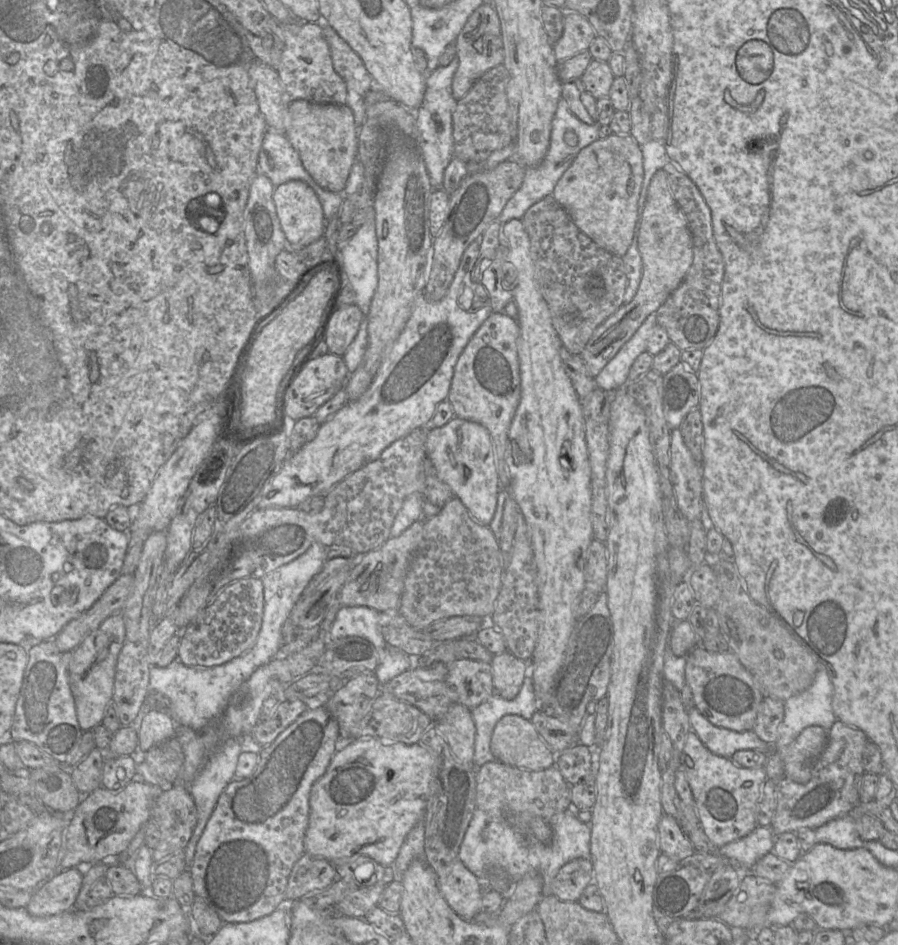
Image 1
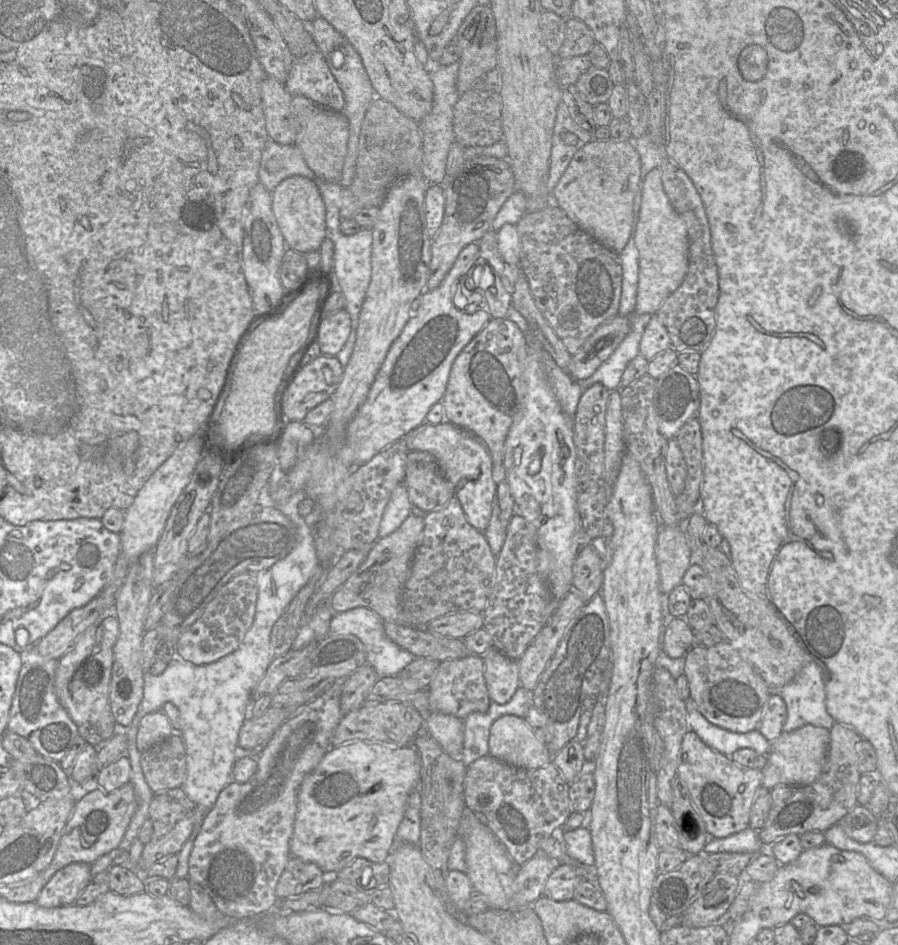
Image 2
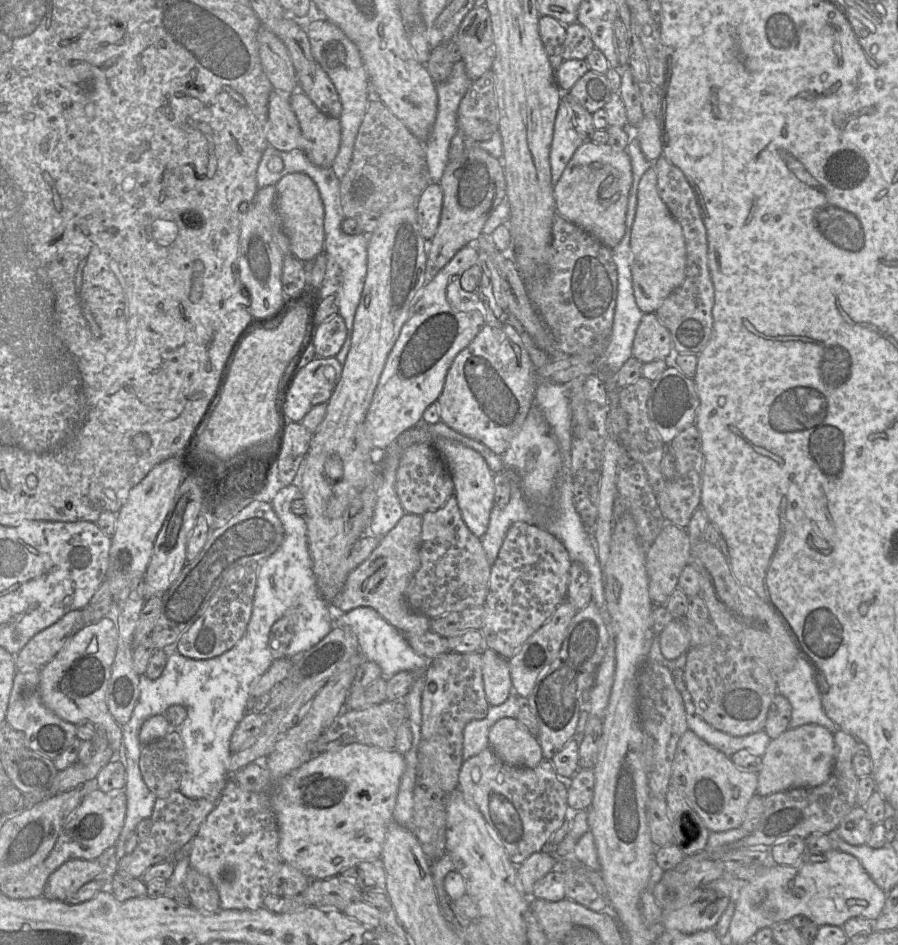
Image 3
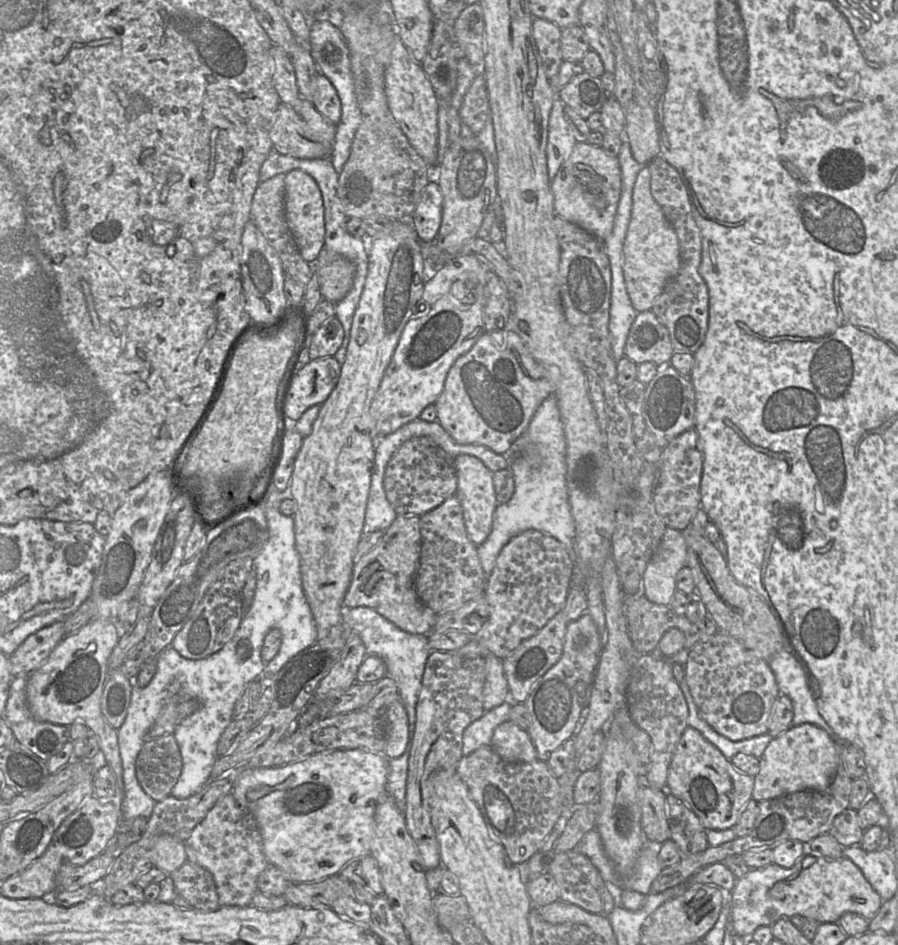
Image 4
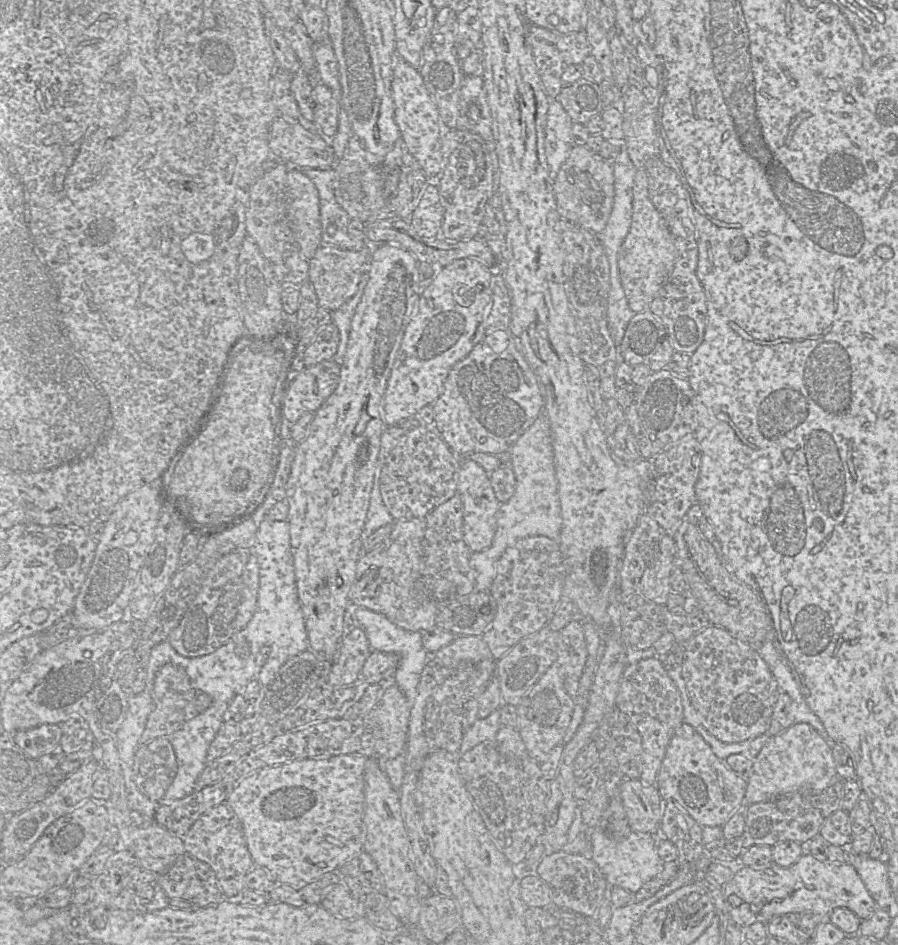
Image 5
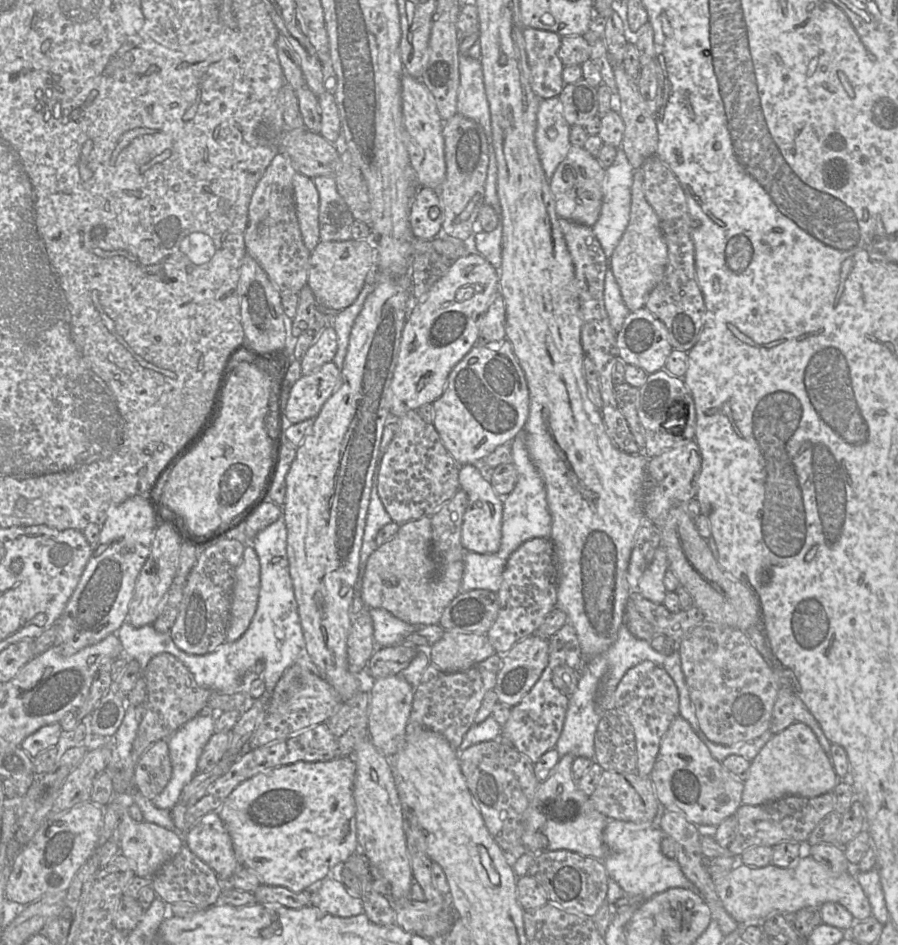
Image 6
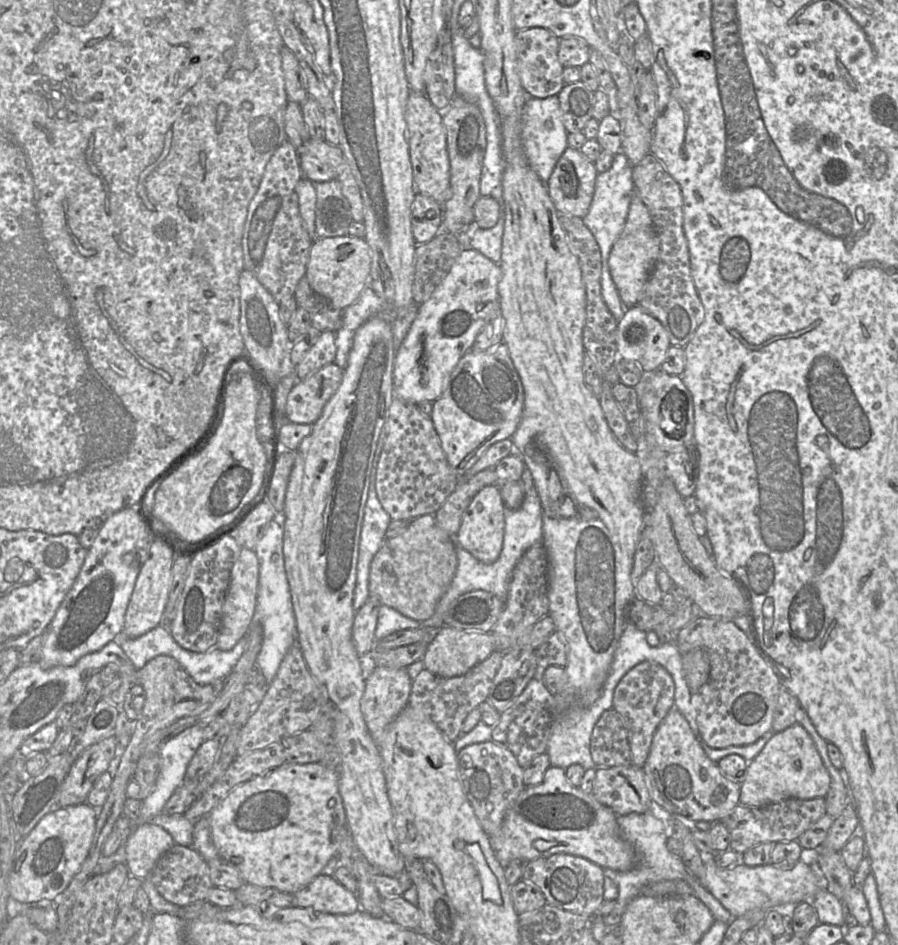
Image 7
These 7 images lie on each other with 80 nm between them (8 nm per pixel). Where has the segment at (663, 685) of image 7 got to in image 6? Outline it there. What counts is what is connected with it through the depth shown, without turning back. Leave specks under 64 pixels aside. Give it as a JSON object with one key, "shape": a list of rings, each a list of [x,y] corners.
{"shape":[[[644,661],[629,669],[614,693],[615,708],[624,713],[634,729],[637,751],[637,773],[649,777],[660,743],[672,721],[680,715],[679,694],[673,679],[651,661]]]}

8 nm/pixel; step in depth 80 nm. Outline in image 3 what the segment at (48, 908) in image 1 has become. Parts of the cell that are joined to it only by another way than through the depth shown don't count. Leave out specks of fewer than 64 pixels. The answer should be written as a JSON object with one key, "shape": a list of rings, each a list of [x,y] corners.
{"shape":[[[71,859],[52,873],[42,896],[65,902],[86,883],[104,877],[104,872],[105,868],[96,859]]]}

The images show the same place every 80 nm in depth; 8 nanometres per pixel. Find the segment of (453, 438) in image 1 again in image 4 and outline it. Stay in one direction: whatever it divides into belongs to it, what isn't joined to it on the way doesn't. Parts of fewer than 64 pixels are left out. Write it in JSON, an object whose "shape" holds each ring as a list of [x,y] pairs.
{"shape":[[[461,454],[454,458],[457,473],[456,496],[459,499],[463,512],[463,519],[470,540],[479,546],[489,536],[495,509],[498,505],[493,484],[493,473],[478,458]]]}

